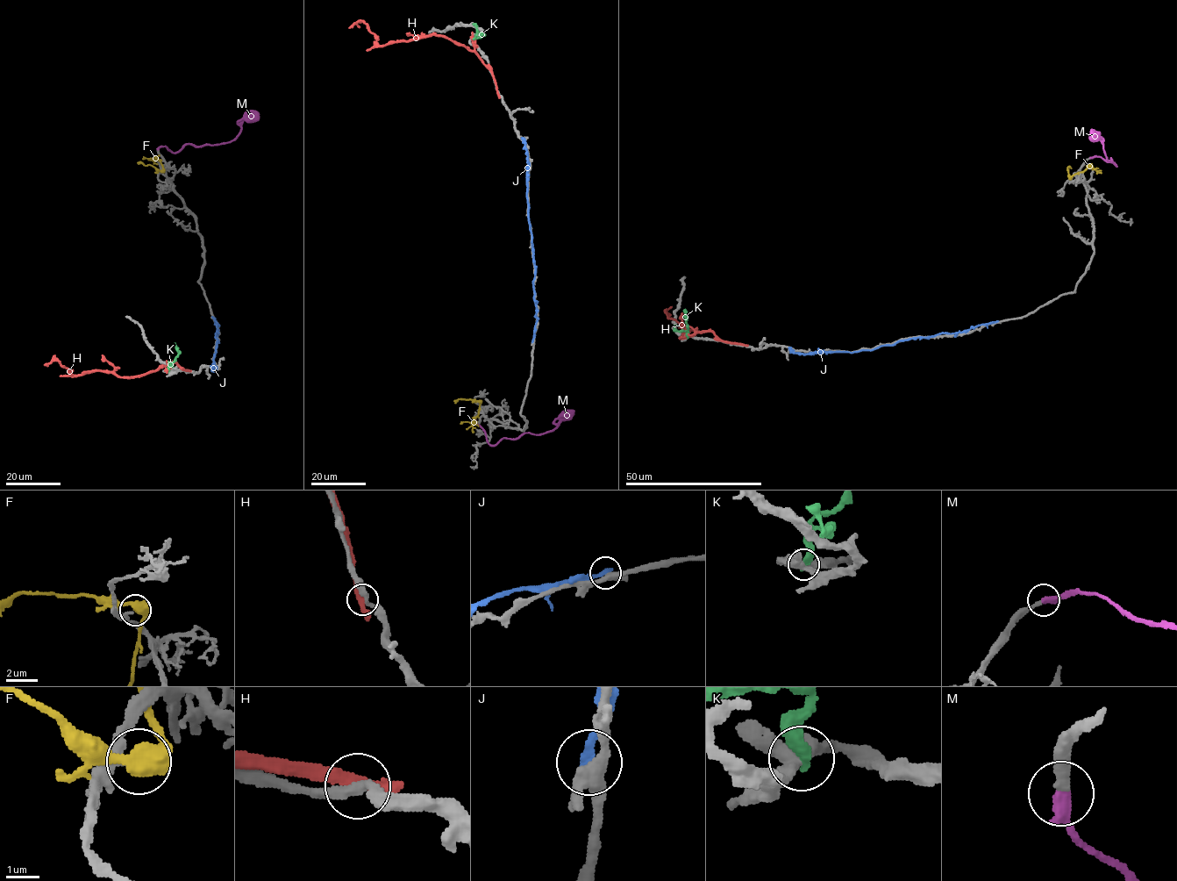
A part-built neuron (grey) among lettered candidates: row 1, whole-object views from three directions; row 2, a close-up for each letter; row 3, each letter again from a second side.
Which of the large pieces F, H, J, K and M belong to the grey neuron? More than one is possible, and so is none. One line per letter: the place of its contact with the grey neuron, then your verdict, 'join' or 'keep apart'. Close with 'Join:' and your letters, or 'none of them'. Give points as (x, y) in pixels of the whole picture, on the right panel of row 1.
F: (1070, 178) | keep apart
H: (744, 345) | keep apart
J: (996, 321) | keep apart
K: (688, 337) | keep apart
M: (1090, 157) | join
Join: M

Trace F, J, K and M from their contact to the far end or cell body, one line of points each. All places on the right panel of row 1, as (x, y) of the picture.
F: (1071, 178), (1092, 166)
J: (997, 321), (962, 332), (900, 340), (872, 350), (802, 354), (794, 353), (788, 347)
K: (687, 337), (686, 312), (683, 309)
M: (1090, 157), (1101, 157), (1116, 166), (1111, 158), (1112, 162), (1107, 161), (1109, 161), (1102, 139), (1090, 136)

